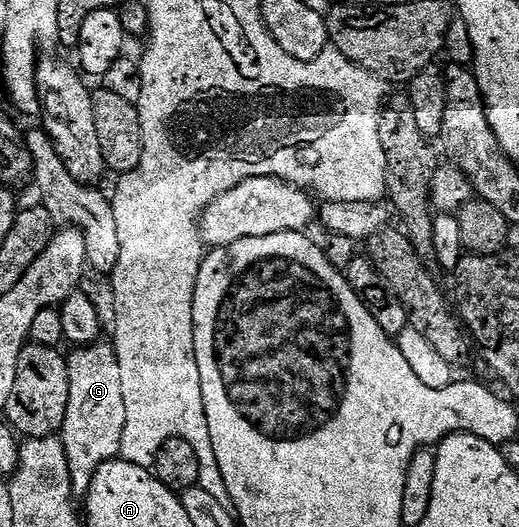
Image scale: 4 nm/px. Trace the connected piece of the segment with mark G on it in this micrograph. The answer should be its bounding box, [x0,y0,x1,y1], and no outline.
[62,339,126,495]

